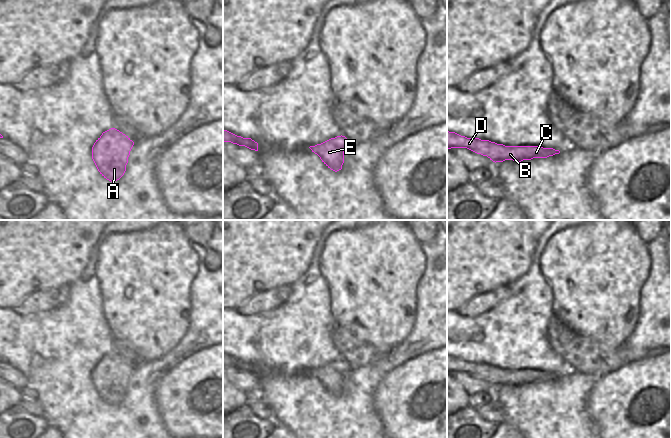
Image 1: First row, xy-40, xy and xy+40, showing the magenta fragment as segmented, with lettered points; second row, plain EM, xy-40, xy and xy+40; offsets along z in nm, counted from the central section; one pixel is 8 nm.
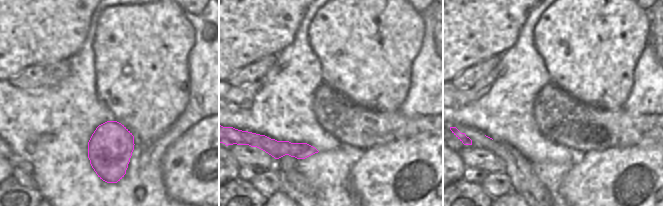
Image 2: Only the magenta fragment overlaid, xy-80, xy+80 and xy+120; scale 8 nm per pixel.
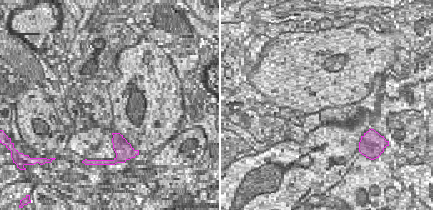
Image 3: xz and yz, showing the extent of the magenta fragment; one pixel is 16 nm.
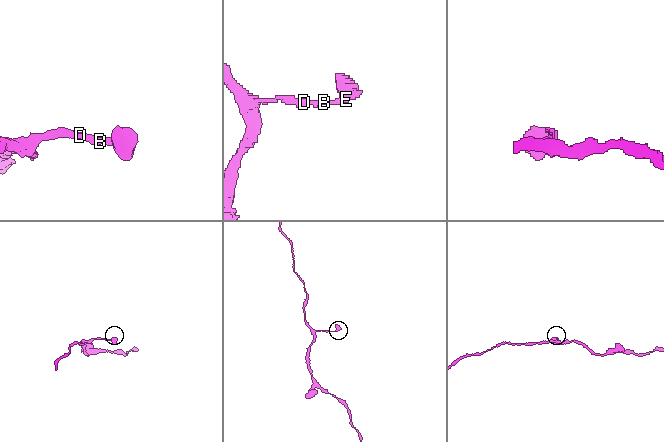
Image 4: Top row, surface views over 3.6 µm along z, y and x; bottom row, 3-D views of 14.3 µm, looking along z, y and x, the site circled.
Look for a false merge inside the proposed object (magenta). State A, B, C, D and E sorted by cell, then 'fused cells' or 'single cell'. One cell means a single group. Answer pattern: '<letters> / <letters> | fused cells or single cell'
A B C D E | single cell

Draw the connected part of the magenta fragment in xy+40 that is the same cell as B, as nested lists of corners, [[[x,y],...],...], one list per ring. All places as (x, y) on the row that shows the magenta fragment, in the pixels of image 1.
[[[447,131],[447,149],[451,148],[467,148],[477,154],[487,156],[495,163],[505,160],[521,162],[533,158],[547,158],[560,153],[559,150],[541,146],[505,146],[489,140],[467,138],[455,132]]]

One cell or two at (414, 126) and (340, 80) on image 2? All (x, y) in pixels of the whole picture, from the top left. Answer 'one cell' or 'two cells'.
two cells

